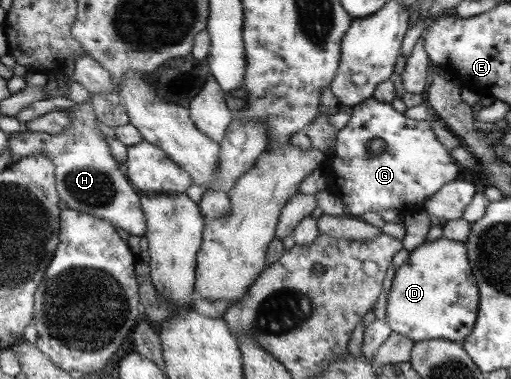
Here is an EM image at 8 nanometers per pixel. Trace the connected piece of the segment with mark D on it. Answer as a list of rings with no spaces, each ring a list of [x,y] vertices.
[[[445,237],[418,245],[409,252],[408,259],[394,269],[390,292],[386,296],[385,319],[393,333],[399,333],[411,341],[447,340],[462,343],[473,329],[477,319],[476,279],[468,263],[465,243]]]

